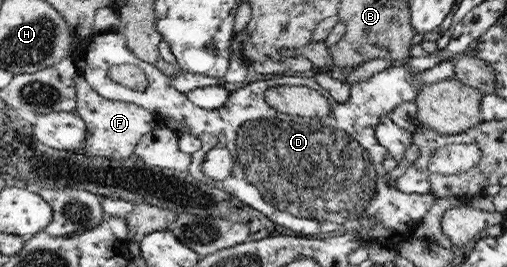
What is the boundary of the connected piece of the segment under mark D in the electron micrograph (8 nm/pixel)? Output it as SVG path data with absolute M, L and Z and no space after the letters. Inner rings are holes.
M118 30L102 34L93 34L88 39L81 39L79 46L71 53L71 59L74 60L80 74L86 77L86 81L92 84L92 88L98 91L100 95L113 101L136 103L141 107L146 107L155 111L158 115L166 117L168 120L178 120L188 125L188 133L203 141L202 150L194 155L194 163L190 173L206 183L206 172L204 172L204 163L206 163L206 153L216 146L224 146L232 155L234 168L232 174L222 183L216 181L212 183L218 189L228 191L230 195L238 197L242 203L248 207L254 207L256 211L262 211L270 221L292 229L296 233L304 233L310 237L324 237L326 235L342 236L351 233L358 237L360 242L380 244L385 248L397 251L399 245L412 239L412 232L419 221L428 213L428 210L434 205L435 196L432 193L425 194L407 194L400 192L393 186L387 178L385 160L389 157L389 149L382 144L376 135L378 124L381 123L384 116L390 116L392 111L396 110L407 102L415 102L418 92L412 84L413 73L410 72L408 63L401 66L392 66L385 69L370 79L363 79L351 84L351 95L348 103L338 103L328 91L326 91L315 78L306 78L302 76L278 75L277 78L268 80L258 80L250 82L246 87L230 92L228 100L224 106L216 110L206 110L199 107L190 100L186 92L179 91L173 84L173 78L166 75L162 70L153 66L151 63L140 59L130 47L128 36ZM137 64L142 67L148 75L150 87L146 91L136 91L124 84L118 83L110 73L115 65ZM275 86L306 86L321 93L330 105L330 114L326 118L302 119L297 117L288 117L286 114L279 113L266 103L266 91ZM368 218L374 218L375 223L372 228L364 228L364 222Z

